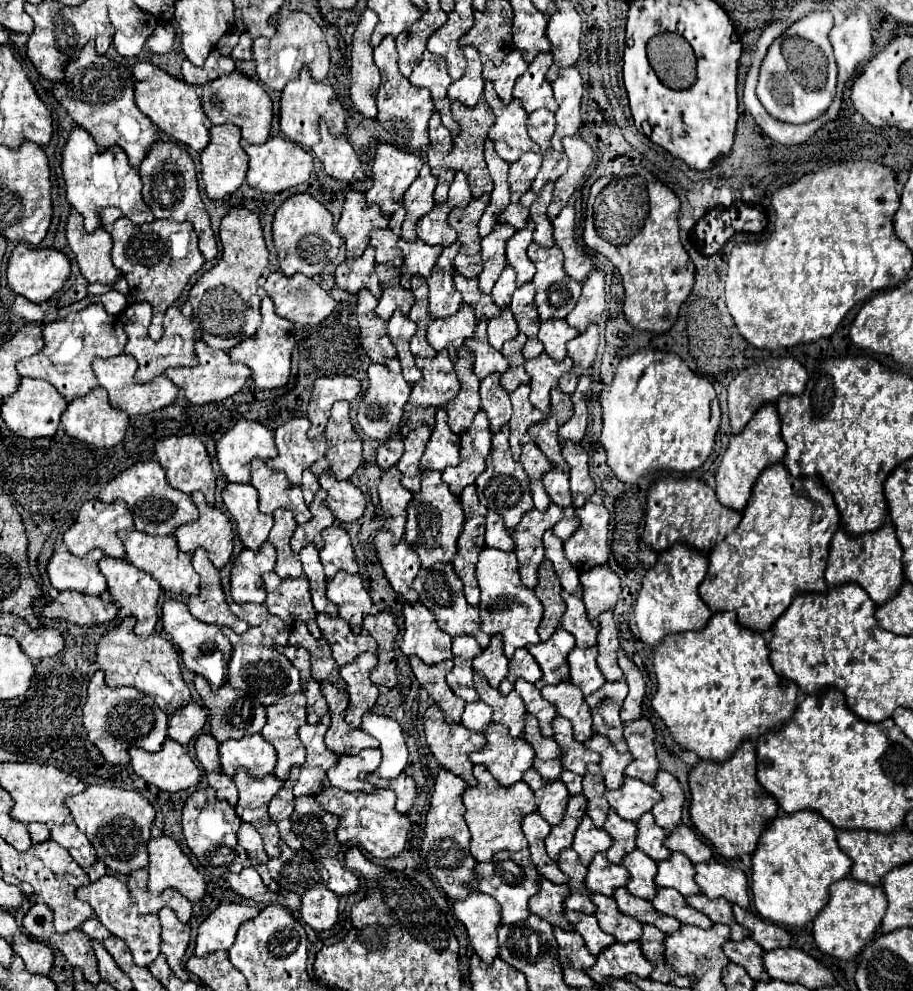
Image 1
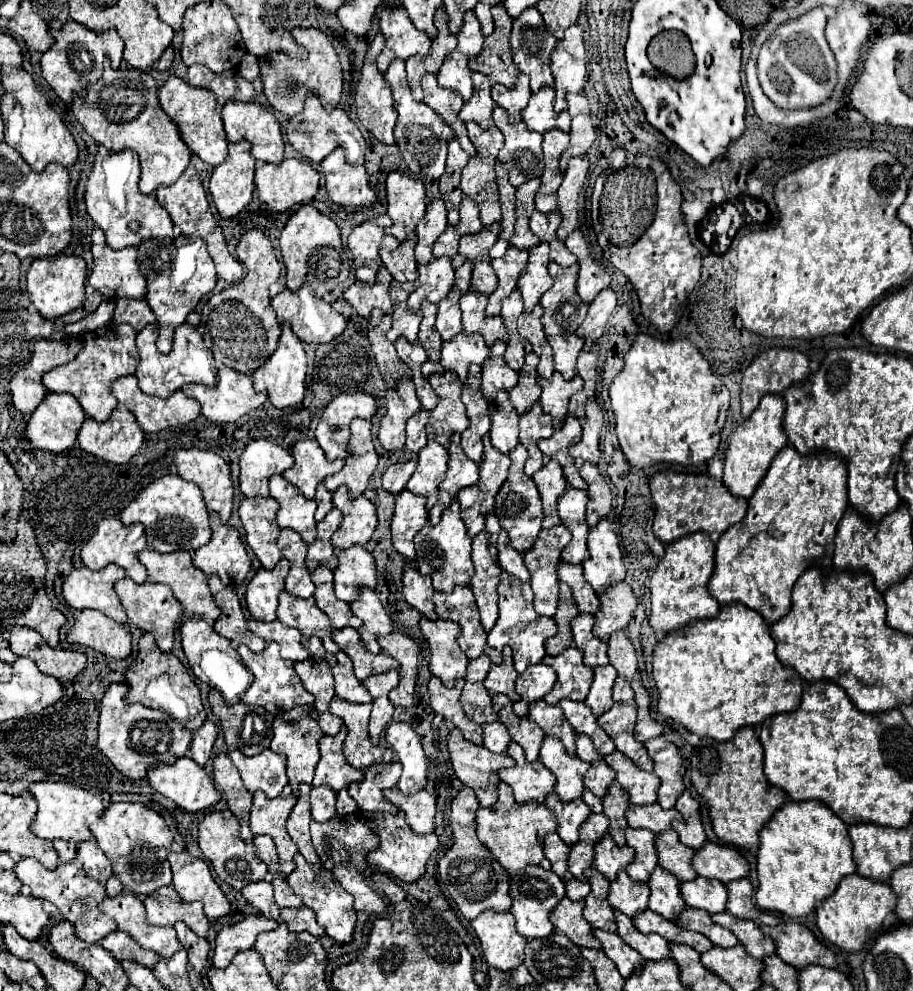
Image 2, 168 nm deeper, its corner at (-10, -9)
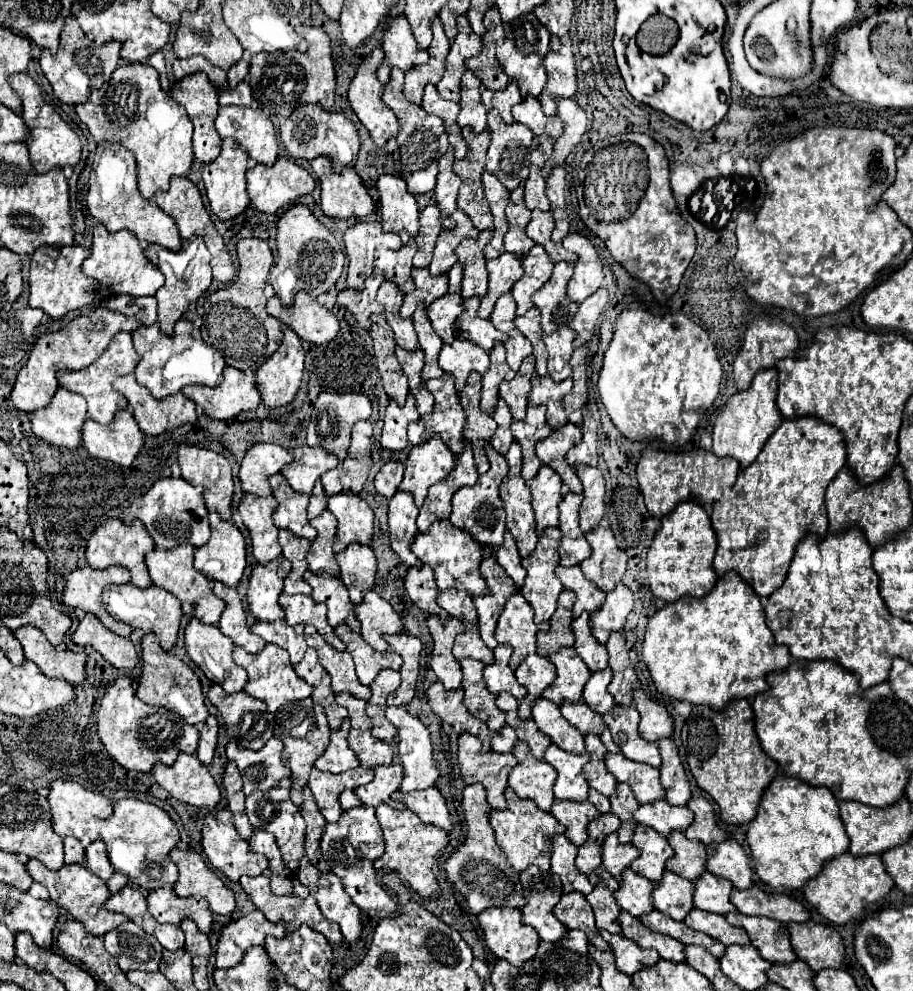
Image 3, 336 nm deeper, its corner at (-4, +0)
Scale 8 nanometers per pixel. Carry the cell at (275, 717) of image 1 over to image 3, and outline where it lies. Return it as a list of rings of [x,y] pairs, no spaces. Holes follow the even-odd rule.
[[[310,697],[302,699],[302,701],[290,701],[288,705],[284,705],[276,713],[274,735],[280,737],[282,743],[284,743],[282,761],[292,771],[290,799],[296,805],[300,805],[302,803],[302,787],[308,783],[308,775],[314,767],[314,761],[316,761],[316,757],[320,757],[324,753],[324,749],[328,747],[328,741],[330,741],[330,727],[328,727],[328,719],[326,719],[326,713],[324,713],[322,705],[314,703]]]

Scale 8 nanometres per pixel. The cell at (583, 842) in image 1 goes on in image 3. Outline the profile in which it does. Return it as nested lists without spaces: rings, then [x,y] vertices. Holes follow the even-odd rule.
[[[610,833],[602,845],[602,859],[604,859],[604,867],[616,877],[620,879],[624,869],[630,867],[630,863],[640,855],[640,849],[636,849],[634,845],[622,845],[618,841],[616,833]]]

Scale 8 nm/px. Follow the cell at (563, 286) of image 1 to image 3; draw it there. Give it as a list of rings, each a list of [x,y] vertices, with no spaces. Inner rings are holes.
[[[556,263],[550,281],[532,295],[534,305],[540,309],[540,315],[542,315],[540,323],[546,335],[568,325],[570,319],[576,315],[578,305],[572,303],[566,295],[566,285],[572,273],[574,273],[572,263]]]

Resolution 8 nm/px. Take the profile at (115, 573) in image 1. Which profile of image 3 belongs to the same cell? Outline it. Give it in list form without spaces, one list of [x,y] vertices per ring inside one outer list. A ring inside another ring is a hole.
[[[132,583],[108,585],[102,593],[102,603],[104,603],[106,611],[116,621],[122,621],[122,623],[126,623],[134,629],[142,629],[146,633],[154,633],[160,639],[160,645],[162,645],[164,651],[170,651],[176,645],[180,619],[182,619],[182,609],[180,609],[180,601],[172,593],[168,593],[168,591],[164,591],[156,585],[152,585],[148,589],[138,589]]]

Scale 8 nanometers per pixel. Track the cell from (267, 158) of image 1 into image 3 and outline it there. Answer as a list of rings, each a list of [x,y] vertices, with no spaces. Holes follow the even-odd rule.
[[[280,157],[276,161],[276,165],[272,165],[272,167],[254,165],[252,169],[246,171],[246,181],[248,181],[248,195],[252,201],[252,207],[266,215],[274,215],[276,211],[294,205],[302,195],[312,193],[316,187],[316,181],[308,173],[308,169],[304,169],[302,165],[298,165],[296,161],[286,159],[286,157]]]

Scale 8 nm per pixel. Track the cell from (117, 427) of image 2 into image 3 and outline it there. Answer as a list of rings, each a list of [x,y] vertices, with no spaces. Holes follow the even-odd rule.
[[[120,411],[108,425],[92,419],[84,423],[84,447],[96,459],[112,461],[120,467],[130,467],[144,445],[144,435],[138,429],[130,411]]]

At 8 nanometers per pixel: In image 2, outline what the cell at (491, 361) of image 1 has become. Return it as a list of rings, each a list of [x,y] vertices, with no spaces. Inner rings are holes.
[[[502,340],[494,342],[490,346],[490,362],[486,362],[486,366],[482,366],[482,394],[484,398],[494,398],[498,390],[512,390],[518,382],[518,372],[512,370],[502,354],[506,350],[506,344]]]

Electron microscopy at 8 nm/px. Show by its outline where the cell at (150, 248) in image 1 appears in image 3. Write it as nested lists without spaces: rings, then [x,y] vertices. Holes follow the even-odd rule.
[[[192,237],[190,241],[184,241],[182,251],[174,253],[160,245],[148,245],[146,257],[160,267],[160,271],[166,275],[164,285],[154,295],[158,301],[158,323],[166,335],[172,335],[174,323],[182,319],[182,315],[188,311],[190,303],[196,303],[198,297],[208,291],[212,283],[212,271],[210,271],[210,253],[200,237]]]

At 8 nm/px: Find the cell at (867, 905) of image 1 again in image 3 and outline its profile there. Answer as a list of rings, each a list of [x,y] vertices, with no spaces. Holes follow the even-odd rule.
[[[846,851],[840,857],[826,861],[822,871],[816,877],[812,877],[810,881],[806,881],[802,891],[804,891],[806,901],[812,907],[816,907],[828,921],[844,925],[850,919],[858,917],[866,909],[866,905],[872,905],[872,903],[880,901],[882,897],[886,897],[892,887],[894,887],[894,881],[886,873],[880,855],[854,857]]]

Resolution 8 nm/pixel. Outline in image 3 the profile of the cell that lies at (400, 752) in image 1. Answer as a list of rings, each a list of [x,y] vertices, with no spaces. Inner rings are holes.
[[[388,707],[386,717],[398,729],[398,739],[400,739],[398,755],[400,755],[400,761],[402,761],[402,767],[404,767],[404,781],[402,781],[400,791],[410,793],[410,791],[424,791],[428,787],[434,787],[436,781],[440,779],[440,771],[434,765],[430,733],[424,727],[424,723],[418,717],[412,717],[404,707]]]

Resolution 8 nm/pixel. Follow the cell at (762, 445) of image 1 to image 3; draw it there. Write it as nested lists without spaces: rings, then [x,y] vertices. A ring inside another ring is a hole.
[[[762,369],[754,375],[750,387],[746,391],[734,393],[728,403],[722,407],[720,415],[716,417],[714,429],[712,429],[712,451],[718,457],[734,457],[740,461],[740,469],[748,467],[764,447],[768,435],[772,435],[778,425],[782,423],[782,415],[776,405],[776,395],[778,395],[778,371],[772,369]]]

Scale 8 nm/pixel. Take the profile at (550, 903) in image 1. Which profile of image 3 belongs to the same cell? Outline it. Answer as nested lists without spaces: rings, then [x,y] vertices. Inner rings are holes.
[[[568,893],[562,895],[560,903],[554,907],[554,915],[568,927],[568,929],[580,929],[588,935],[588,941],[600,949],[600,951],[612,951],[612,947],[600,937],[600,931],[594,923],[592,907],[588,905],[586,897],[580,893]]]

